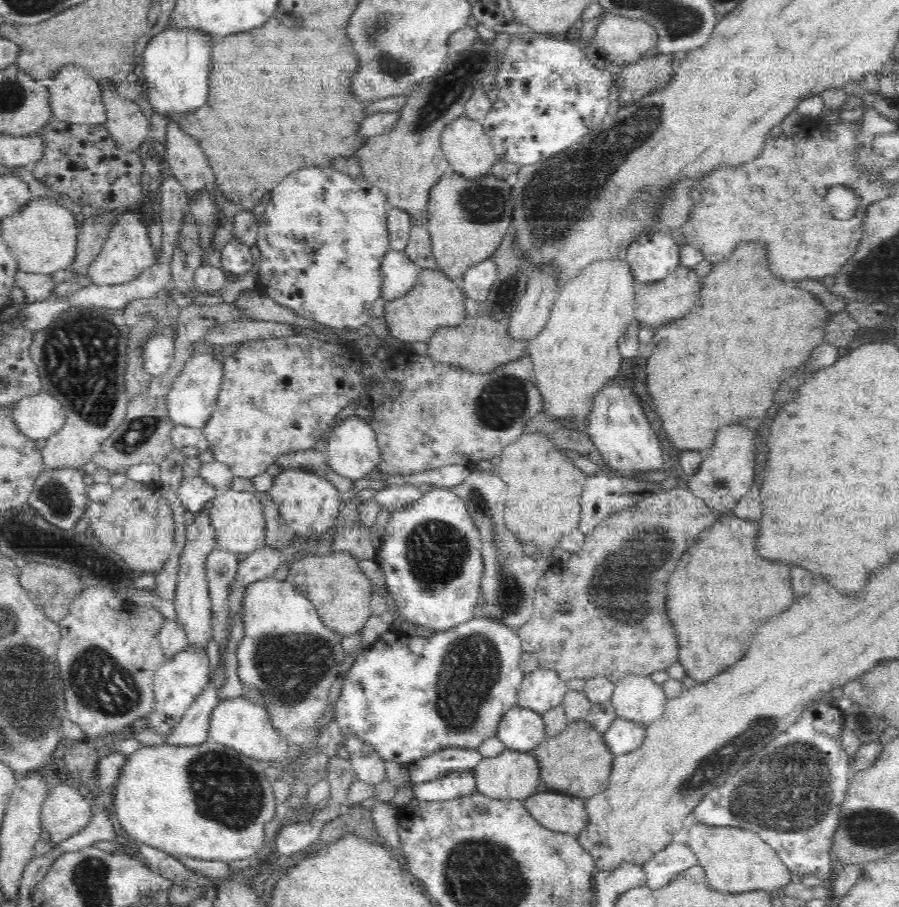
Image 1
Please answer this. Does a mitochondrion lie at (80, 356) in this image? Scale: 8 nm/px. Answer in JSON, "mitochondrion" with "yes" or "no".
{"mitochondrion":"yes"}

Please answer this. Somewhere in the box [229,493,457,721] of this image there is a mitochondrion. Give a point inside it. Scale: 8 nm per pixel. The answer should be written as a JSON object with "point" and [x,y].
{"point":[291,667]}

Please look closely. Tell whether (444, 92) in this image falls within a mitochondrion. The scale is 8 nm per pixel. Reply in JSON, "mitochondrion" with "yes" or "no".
{"mitochondrion":"yes"}

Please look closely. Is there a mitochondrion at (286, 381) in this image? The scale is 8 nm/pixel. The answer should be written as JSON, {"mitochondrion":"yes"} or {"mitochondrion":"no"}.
{"mitochondrion":"no"}

